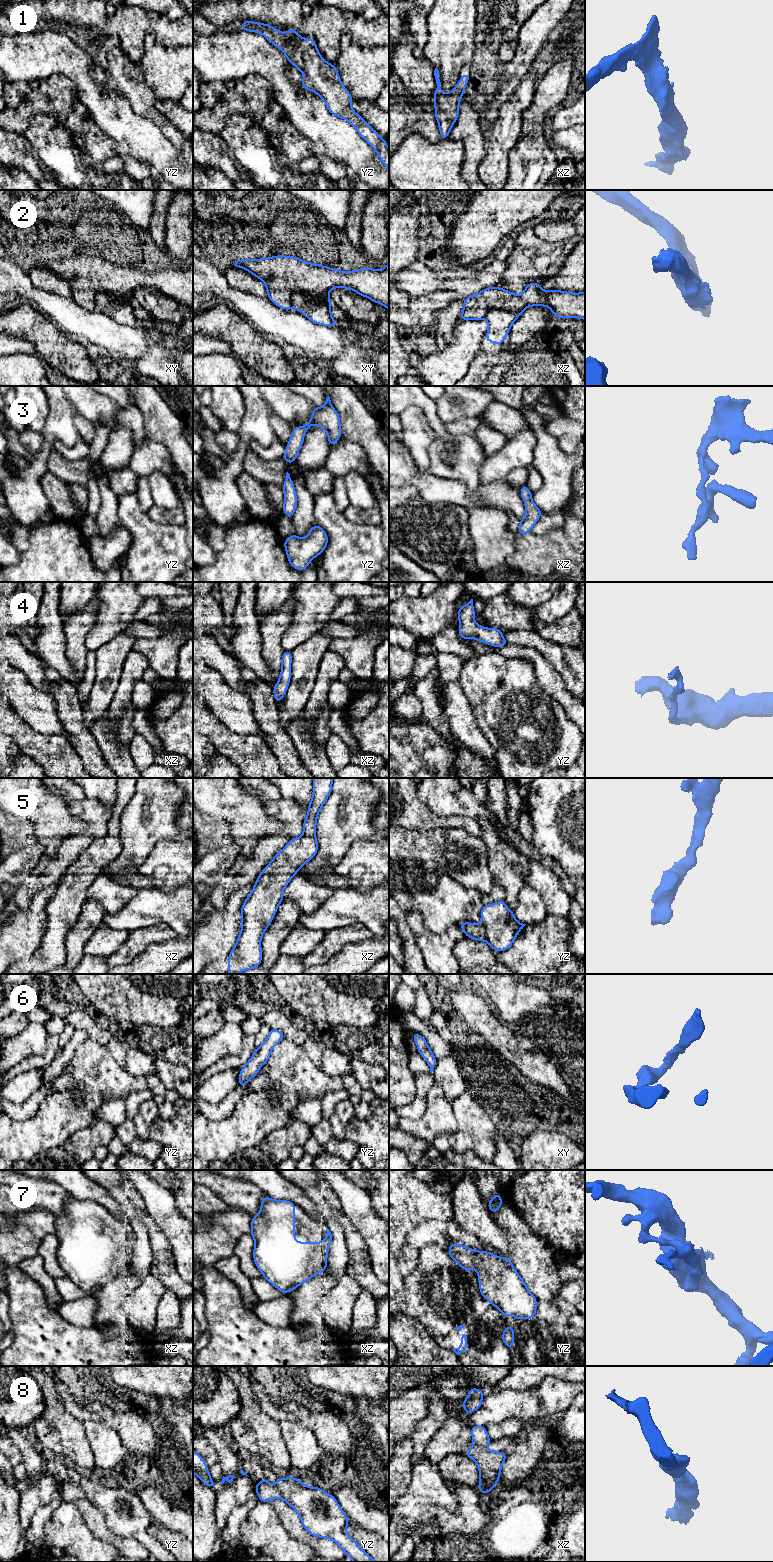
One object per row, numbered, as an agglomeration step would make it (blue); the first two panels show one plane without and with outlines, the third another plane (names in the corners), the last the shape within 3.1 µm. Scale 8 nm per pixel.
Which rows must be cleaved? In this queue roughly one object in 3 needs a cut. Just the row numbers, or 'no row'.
2

